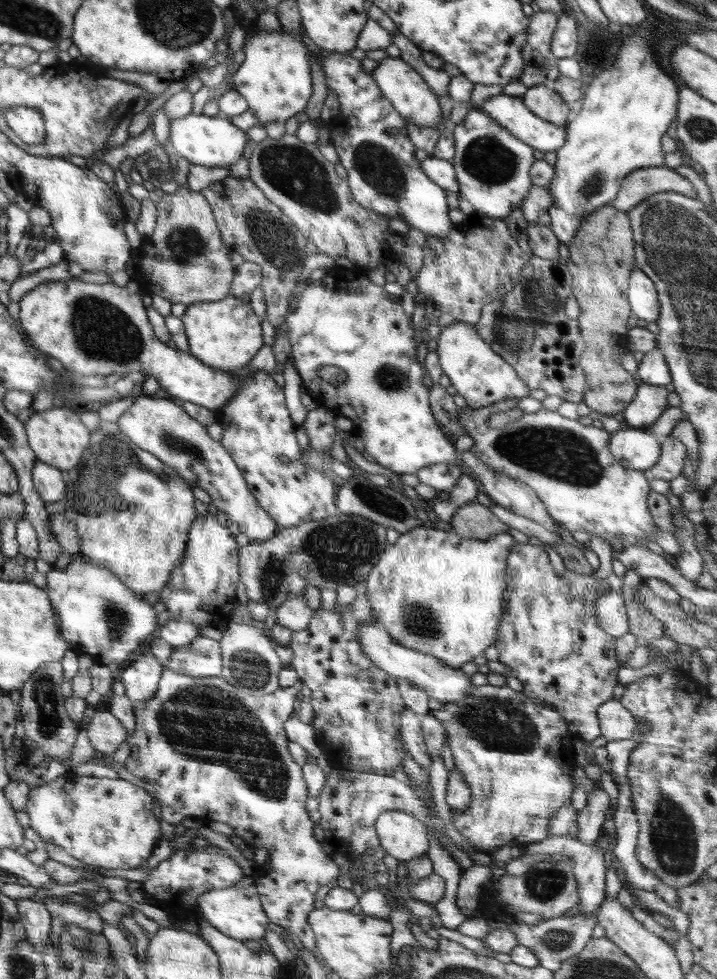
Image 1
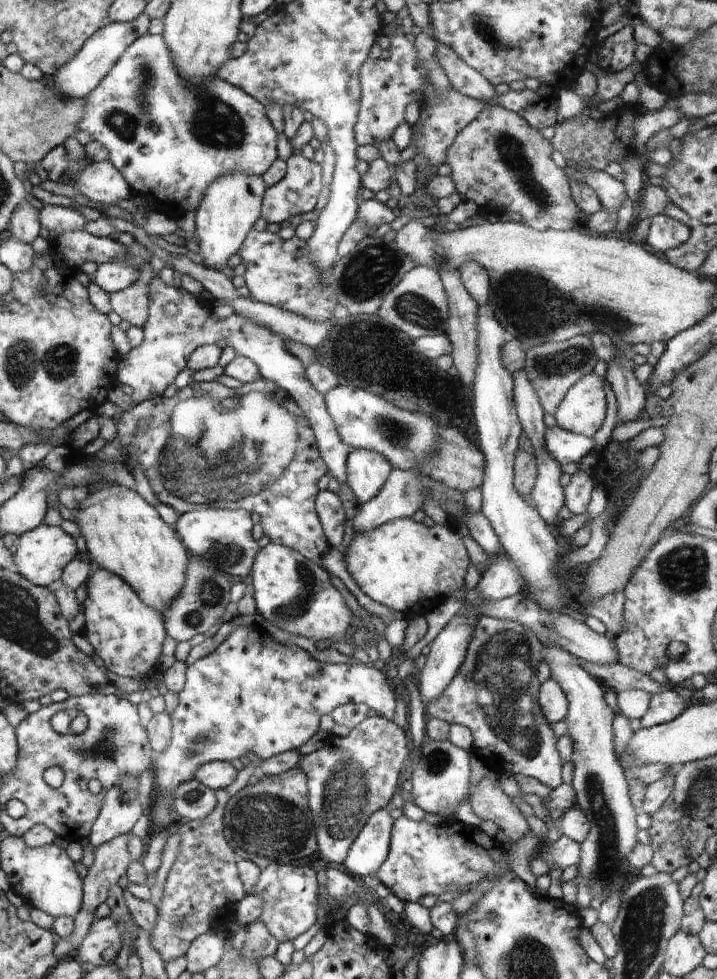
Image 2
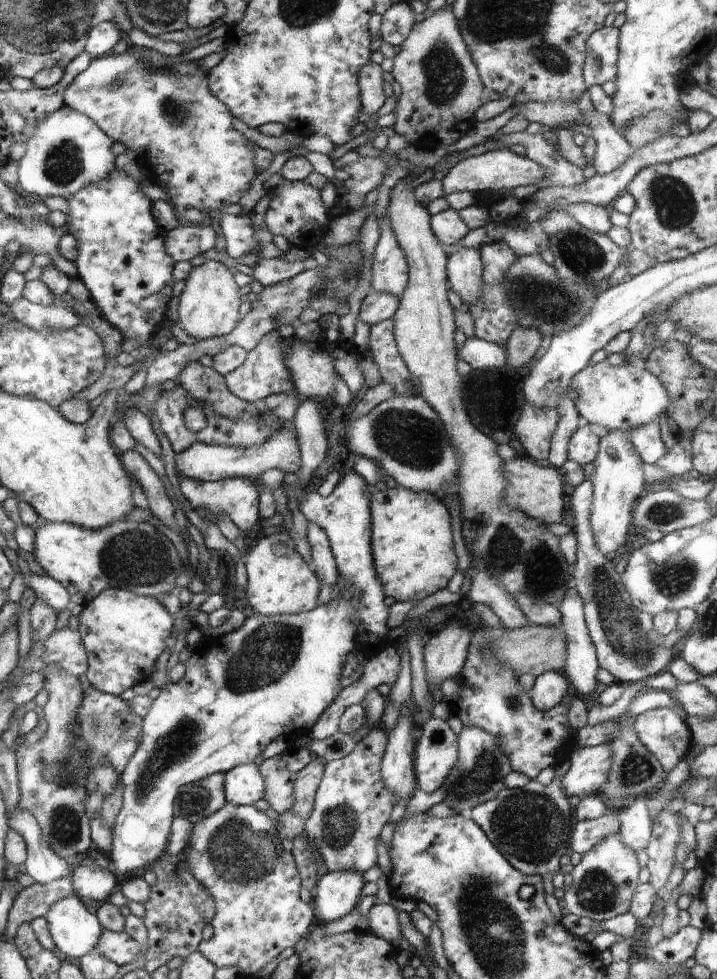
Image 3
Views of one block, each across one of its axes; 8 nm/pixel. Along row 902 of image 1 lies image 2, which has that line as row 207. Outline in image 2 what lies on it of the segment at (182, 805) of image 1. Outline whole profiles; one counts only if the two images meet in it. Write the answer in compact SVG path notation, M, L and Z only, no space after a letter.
M294 152L285 162L287 172L280 182L268 187L264 193L261 206L261 217L266 222L287 222L292 216L304 215L305 212L315 210L316 201L325 183L322 181L320 164L314 159L306 159L301 152Z

